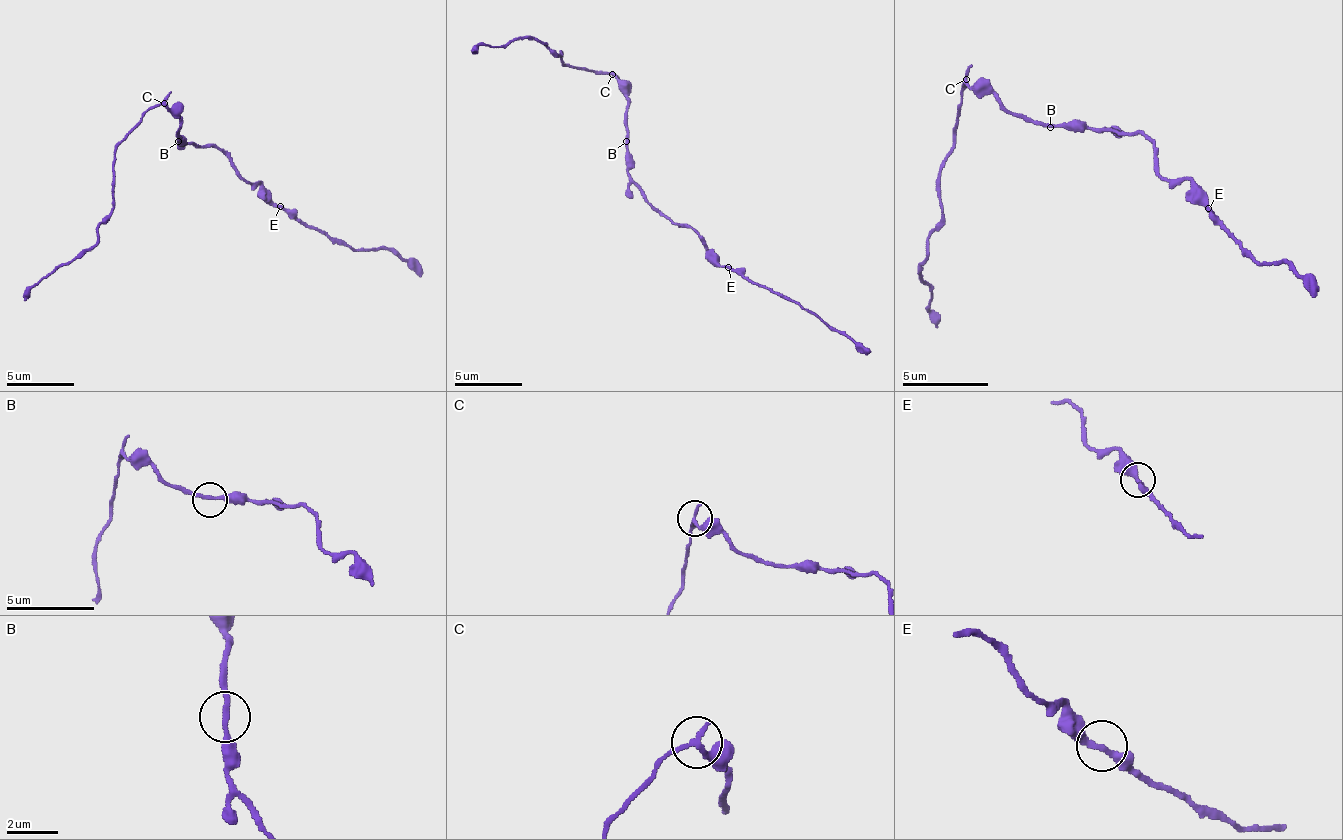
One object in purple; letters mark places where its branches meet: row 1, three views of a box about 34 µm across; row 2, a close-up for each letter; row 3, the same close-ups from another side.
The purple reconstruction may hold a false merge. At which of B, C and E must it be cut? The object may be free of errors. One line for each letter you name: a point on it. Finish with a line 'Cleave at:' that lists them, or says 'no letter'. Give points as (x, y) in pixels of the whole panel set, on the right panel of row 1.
C: place (966, 79)
Cleave at: C

